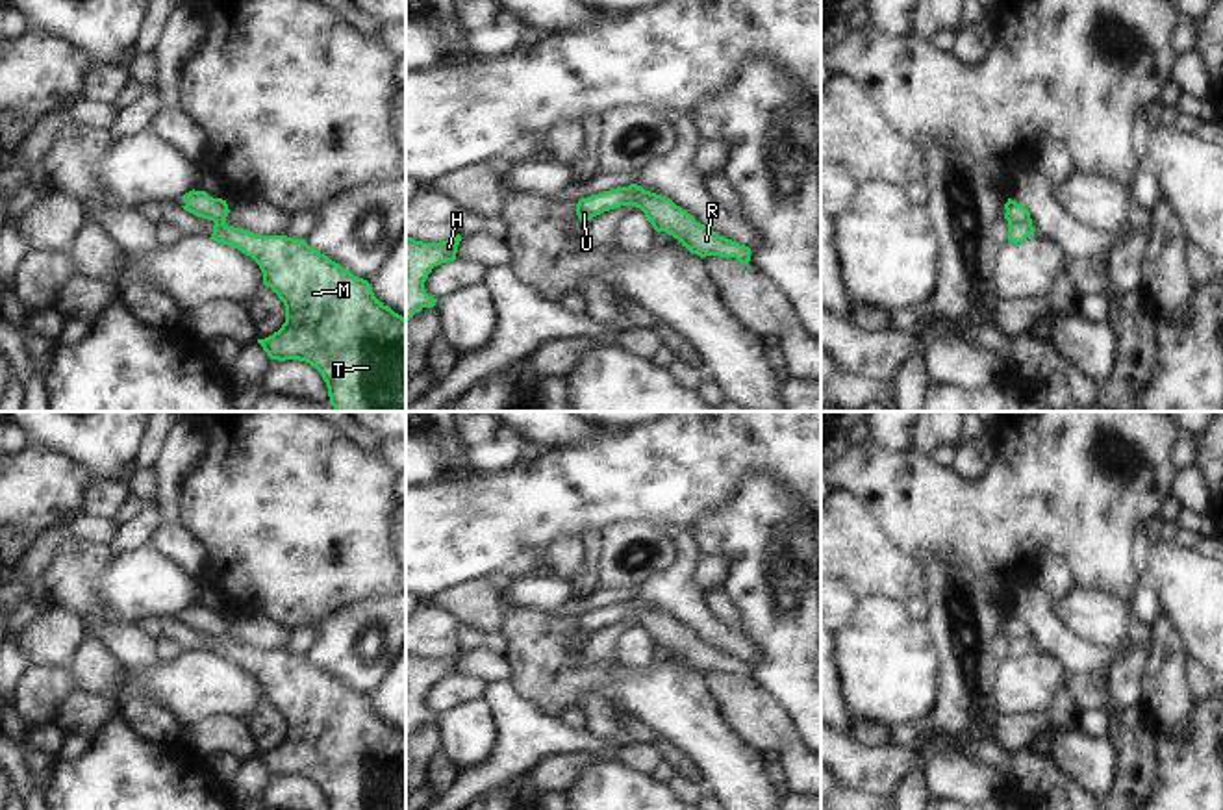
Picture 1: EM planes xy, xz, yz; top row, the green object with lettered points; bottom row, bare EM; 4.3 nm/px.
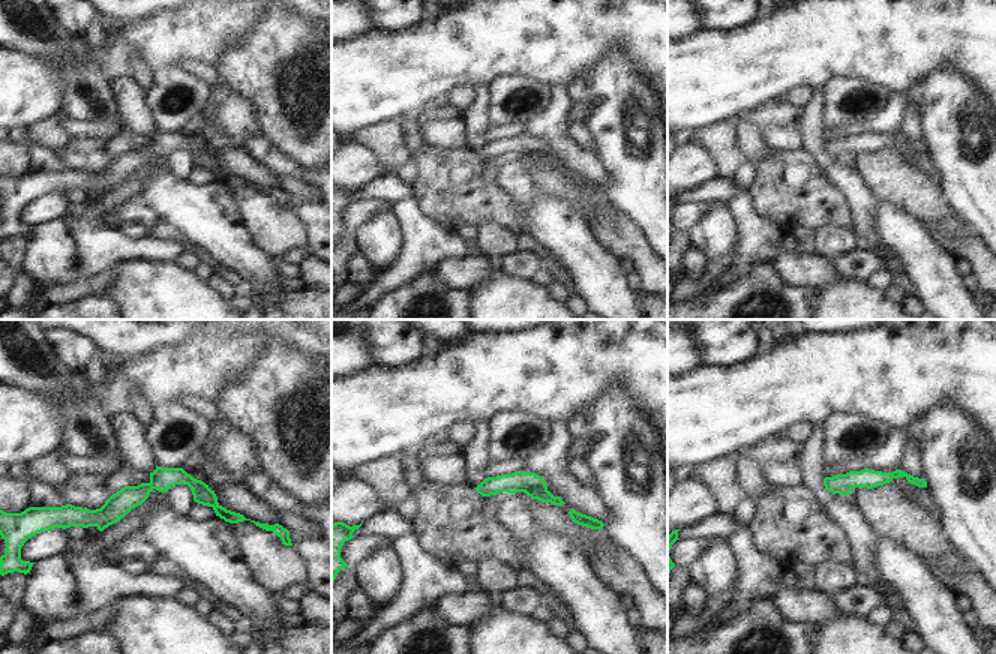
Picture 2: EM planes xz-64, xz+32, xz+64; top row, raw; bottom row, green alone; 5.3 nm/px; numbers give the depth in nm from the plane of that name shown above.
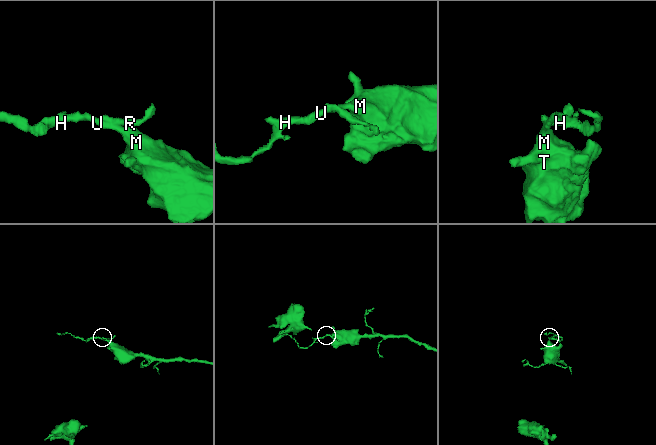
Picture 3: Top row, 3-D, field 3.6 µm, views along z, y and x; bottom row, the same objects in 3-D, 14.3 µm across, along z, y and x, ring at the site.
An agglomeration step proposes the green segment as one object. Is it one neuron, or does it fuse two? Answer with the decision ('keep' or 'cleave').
cleave

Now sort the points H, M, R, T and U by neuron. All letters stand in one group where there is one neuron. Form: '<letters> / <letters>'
H M T U / R

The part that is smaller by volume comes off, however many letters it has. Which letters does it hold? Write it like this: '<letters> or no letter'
R

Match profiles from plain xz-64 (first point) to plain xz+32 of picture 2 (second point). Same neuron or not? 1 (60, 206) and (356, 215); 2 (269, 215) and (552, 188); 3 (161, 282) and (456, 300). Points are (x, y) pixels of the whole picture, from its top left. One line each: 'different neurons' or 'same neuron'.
1: same neuron
2: different neurons
3: different neurons

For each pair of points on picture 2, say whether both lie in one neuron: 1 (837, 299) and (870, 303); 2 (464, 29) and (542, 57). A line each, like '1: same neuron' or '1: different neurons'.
1: same neuron
2: same neuron

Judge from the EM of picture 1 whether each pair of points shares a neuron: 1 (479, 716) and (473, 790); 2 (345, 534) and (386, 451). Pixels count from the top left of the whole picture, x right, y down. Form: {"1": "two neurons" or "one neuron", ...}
{"1": "two neurons", "2": "two neurons"}

